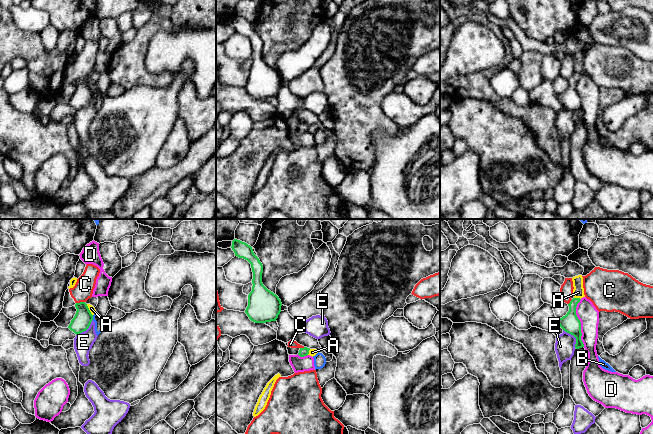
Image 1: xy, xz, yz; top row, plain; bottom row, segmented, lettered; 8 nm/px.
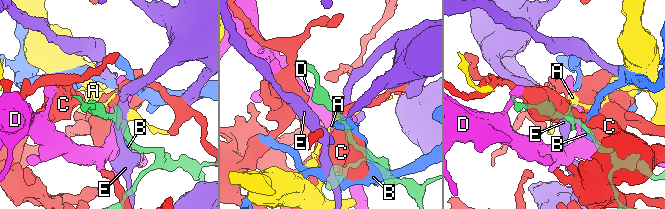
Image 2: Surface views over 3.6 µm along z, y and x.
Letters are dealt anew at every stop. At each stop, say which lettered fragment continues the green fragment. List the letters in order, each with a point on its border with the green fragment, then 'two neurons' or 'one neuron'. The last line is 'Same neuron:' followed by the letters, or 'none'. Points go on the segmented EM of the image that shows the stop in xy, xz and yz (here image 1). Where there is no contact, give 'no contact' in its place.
A: meets green in yz at (577, 298); two neurons
B: meets green in xy at (92, 317); two neurons
C: meets green in xy at (80, 302); two neurons
D: meets green in yz at (580, 323); two neurons
E: meets green in yz at (574, 336); two neurons
Same neuron: none

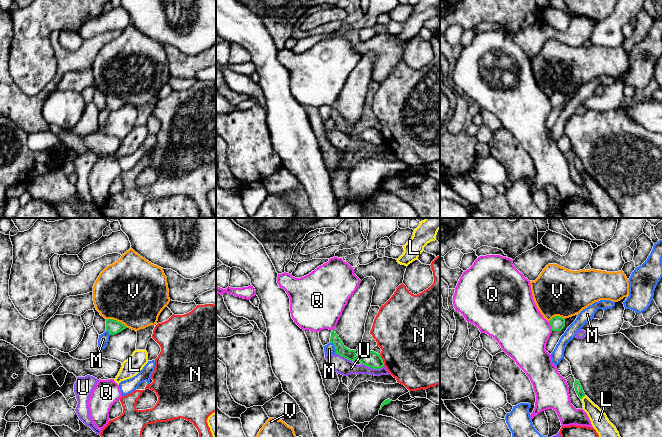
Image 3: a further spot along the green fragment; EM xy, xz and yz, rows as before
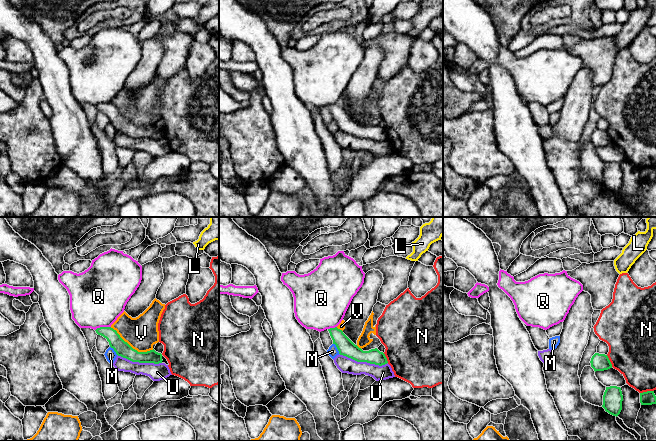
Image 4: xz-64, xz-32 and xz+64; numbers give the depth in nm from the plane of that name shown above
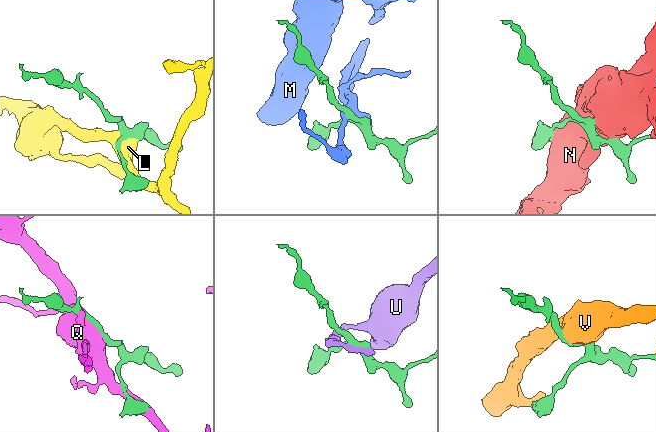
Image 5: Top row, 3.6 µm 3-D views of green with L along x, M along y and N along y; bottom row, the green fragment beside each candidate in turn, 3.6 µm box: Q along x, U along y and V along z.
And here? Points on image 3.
L: meets green in yz at (583, 396); two neurons
M: meets green in xz at (335, 347); two neurons
N: meets green in xz at (382, 360); two neurons
Q: meets green in yz at (550, 325); two neurons
U: meets green in xz at (373, 368); two neurons
V: meets green in xy at (117, 321); two neurons
Same neuron: none

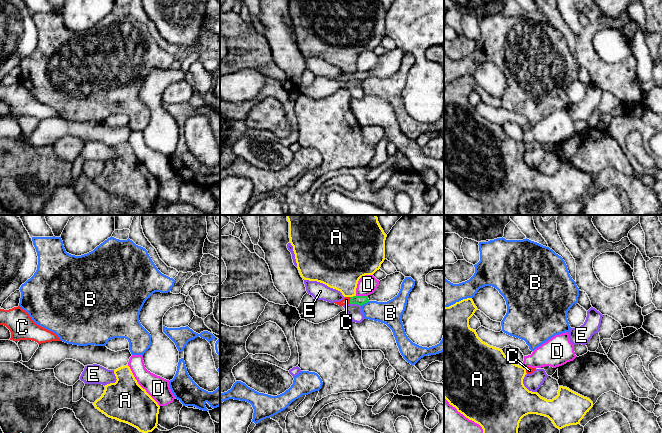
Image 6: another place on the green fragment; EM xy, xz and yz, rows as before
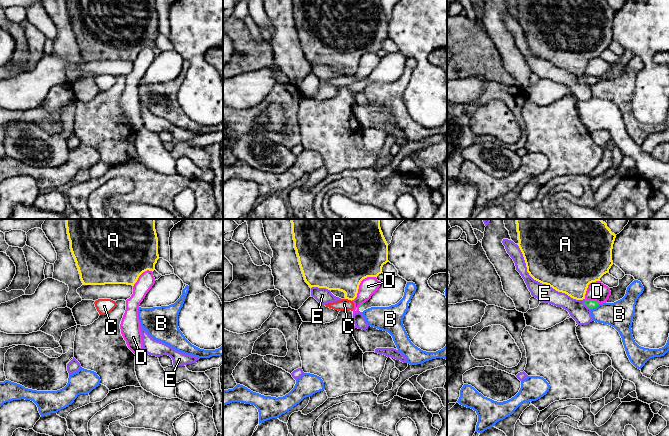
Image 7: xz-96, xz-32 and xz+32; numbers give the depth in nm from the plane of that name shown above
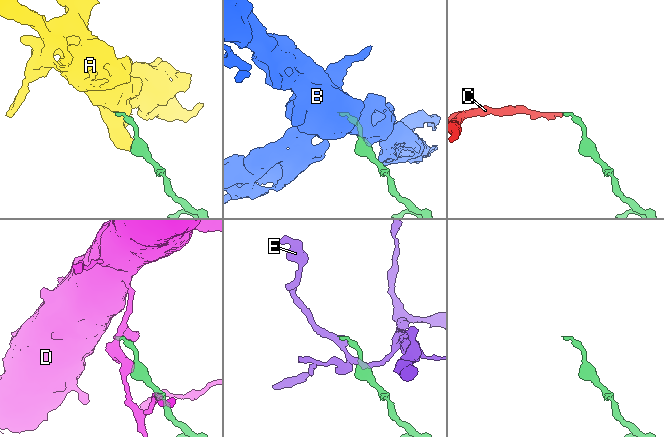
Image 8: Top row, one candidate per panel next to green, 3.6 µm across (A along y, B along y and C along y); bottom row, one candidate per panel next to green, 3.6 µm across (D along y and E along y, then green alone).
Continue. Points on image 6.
A: meets green in xz at (353, 296); two neurons
B: meets green in xz at (364, 303); two neurons
C: meets green in xz at (350, 300); one neuron
D: meets green in xz at (362, 296); two neurons
E: meets green in xz at (355, 303); two neurons
Same neuron: C

